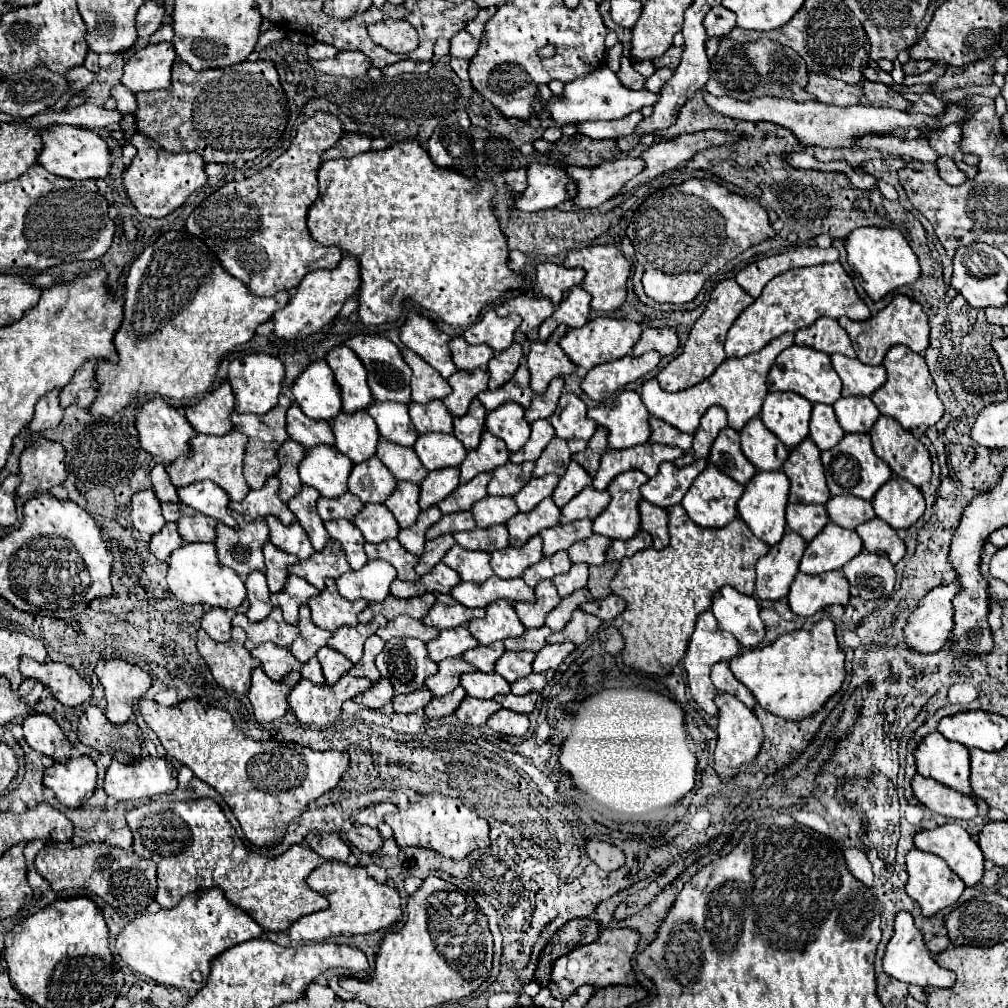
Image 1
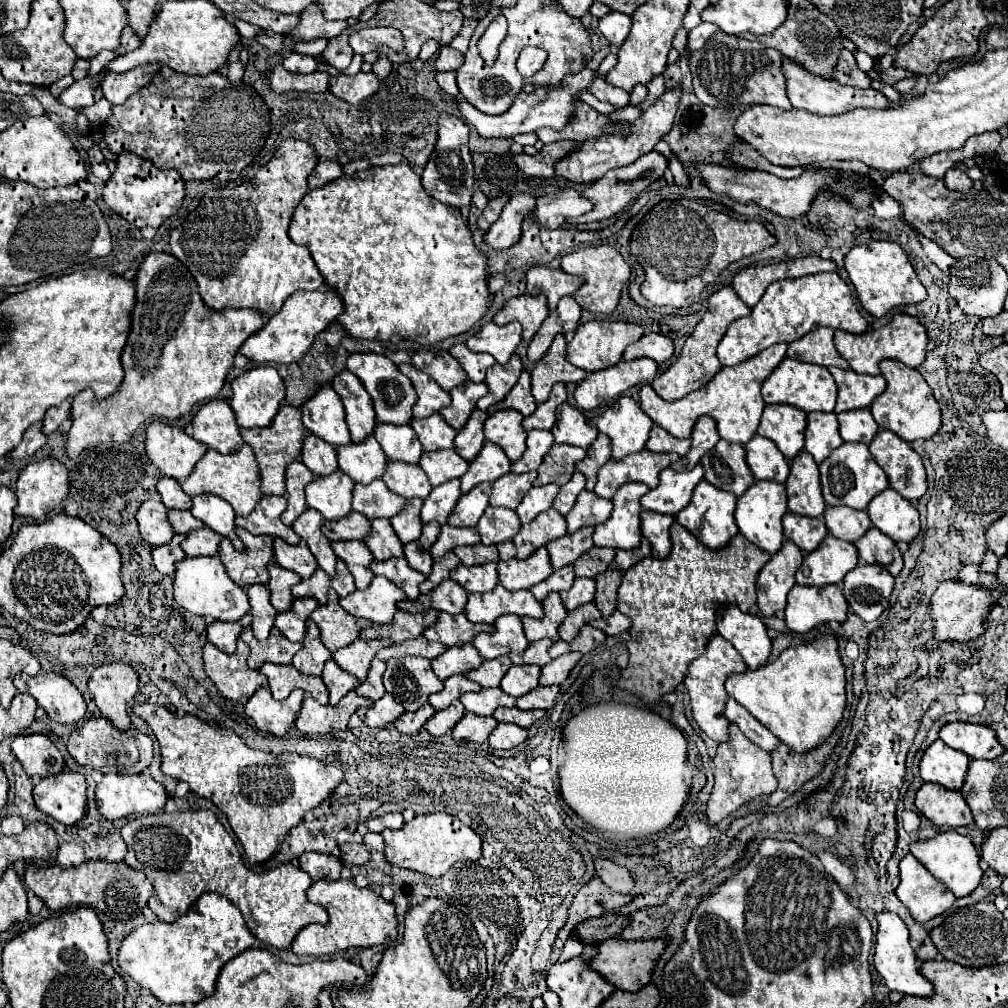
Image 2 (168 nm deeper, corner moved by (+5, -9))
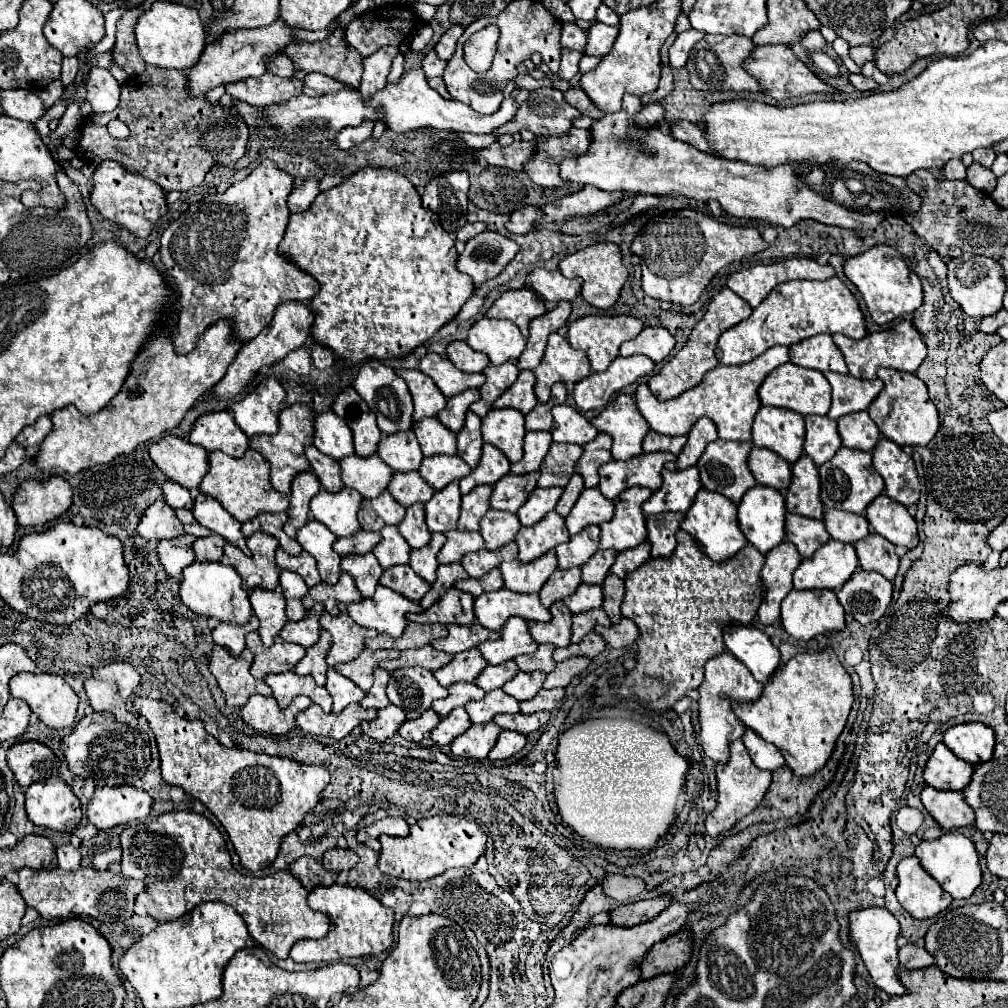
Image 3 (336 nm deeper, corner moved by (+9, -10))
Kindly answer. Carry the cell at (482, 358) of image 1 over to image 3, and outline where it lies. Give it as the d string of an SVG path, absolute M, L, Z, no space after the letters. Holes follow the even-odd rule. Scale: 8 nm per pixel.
M455 340L447 346L449 360L463 372L483 372L489 366L489 358L477 350L473 350L467 342Z

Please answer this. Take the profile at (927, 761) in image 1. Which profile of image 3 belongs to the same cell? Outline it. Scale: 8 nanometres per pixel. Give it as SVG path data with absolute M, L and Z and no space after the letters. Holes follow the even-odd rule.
M937 744L927 760L923 778L937 790L965 790L973 776L973 766L957 758L945 744Z

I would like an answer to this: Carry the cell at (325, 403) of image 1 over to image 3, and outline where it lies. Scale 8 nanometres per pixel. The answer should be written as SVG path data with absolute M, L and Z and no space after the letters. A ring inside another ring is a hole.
M333 412L317 414L317 418L315 418L315 448L335 460L355 454L353 436L351 436L349 426L339 416L333 416Z

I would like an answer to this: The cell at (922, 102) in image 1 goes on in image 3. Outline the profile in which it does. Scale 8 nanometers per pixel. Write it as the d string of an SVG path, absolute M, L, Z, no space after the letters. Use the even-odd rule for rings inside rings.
M849 74L849 82L851 82L857 90L863 90L863 92L875 88L875 82L869 80L869 78L865 78L863 74Z

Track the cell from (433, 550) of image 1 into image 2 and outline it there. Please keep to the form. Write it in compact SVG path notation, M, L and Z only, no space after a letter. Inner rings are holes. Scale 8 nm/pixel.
M449 551L449 553L445 553L441 559L437 559L435 563L433 563L433 571L431 571L431 575L421 583L421 593L429 593L433 587L437 587L443 579L449 579L449 571L453 569L453 567L457 567L459 565L459 559L457 559L457 555L453 555L453 551Z

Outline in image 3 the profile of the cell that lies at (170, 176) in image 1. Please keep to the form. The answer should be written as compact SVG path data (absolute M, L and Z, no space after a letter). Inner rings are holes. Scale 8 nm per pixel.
M103 160L91 180L93 180L91 204L99 210L103 218L127 228L137 238L147 238L153 224L167 212L165 192L157 188L153 180L125 172L125 168L121 168L121 164L117 164L115 160Z

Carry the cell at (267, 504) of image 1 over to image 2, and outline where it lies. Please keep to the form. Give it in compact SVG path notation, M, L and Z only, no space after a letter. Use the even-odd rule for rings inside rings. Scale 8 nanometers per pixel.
M263 495L257 507L247 517L237 517L235 523L243 529L247 529L253 535L271 535L281 537L283 541L297 545L299 535L281 523L281 513L287 507L287 499L281 495Z

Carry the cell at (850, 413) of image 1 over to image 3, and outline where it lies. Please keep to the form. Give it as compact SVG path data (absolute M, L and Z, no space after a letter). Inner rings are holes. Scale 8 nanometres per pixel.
M865 410L857 414L847 414L841 420L837 420L837 424L839 424L843 446L849 446L853 450L871 452L875 444L881 440L879 428L875 426L875 422L869 418Z

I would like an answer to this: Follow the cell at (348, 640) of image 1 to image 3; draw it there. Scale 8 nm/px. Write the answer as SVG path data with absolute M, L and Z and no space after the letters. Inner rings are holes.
M365 648L365 652L361 652L361 656L357 656L357 660L353 660L353 664L337 664L337 672L343 674L345 678L349 678L351 682L355 682L363 692L369 692L369 688L373 686L373 670L379 666L381 660L393 660L397 658L399 652L397 650L369 650Z

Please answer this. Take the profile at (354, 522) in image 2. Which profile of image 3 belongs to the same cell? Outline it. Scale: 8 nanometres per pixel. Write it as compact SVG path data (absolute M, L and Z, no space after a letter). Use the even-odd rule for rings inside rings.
M357 532L357 536L349 536L349 540L337 540L335 542L335 550L341 556L349 556L349 554L367 554L371 552L377 544L381 542L381 534L379 532Z

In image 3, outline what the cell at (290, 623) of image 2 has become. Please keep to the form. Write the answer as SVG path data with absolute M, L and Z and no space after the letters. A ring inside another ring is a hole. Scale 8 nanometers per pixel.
M315 604L315 608L311 608L305 616L305 620L301 622L287 622L285 628L281 630L281 638L285 642L293 642L293 644L301 644L303 648L311 648L313 644L317 644L319 634L321 634L321 626L319 626L319 618L323 614L323 606Z

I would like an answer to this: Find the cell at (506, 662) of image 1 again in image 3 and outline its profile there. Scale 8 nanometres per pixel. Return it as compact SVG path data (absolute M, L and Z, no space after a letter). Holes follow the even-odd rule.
M519 672L513 680L509 680L509 684L503 686L503 690L515 700L525 702L537 696L537 692L543 688L543 682L545 682L545 674L541 672L531 672L531 674Z

